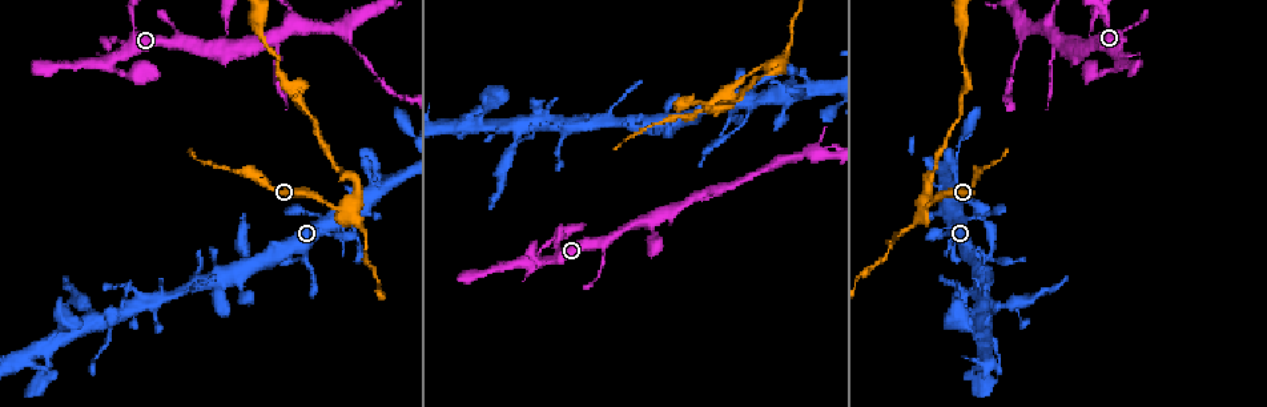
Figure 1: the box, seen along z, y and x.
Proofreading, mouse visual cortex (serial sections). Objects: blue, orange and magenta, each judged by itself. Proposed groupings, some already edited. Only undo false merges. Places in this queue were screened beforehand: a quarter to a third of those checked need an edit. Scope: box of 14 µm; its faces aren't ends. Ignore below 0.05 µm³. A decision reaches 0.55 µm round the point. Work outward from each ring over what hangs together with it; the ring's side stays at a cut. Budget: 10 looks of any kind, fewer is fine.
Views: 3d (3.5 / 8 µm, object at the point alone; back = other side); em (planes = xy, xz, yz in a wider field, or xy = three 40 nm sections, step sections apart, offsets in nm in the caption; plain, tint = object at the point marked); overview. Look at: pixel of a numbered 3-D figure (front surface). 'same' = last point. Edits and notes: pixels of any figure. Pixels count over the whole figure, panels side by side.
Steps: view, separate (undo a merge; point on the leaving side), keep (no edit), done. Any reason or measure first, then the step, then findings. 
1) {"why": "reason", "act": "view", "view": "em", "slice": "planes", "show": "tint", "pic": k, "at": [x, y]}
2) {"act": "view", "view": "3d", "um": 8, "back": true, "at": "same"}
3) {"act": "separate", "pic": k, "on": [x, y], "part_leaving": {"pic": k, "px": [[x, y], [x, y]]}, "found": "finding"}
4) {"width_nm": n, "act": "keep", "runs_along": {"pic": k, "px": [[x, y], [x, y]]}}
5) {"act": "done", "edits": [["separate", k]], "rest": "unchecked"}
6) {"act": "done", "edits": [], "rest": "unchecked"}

{"why": "branch point", "act": "view", "view": "3d", "um": 8, "pic": 1, "at": [341, 207]}

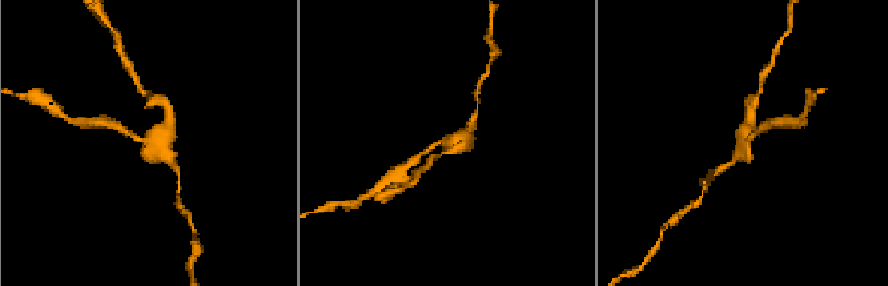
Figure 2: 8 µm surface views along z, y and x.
{"act": "view", "view": "em", "slice": "xy", "step": 5, "show": "tint", "pic": 2, "at": [744, 138]}

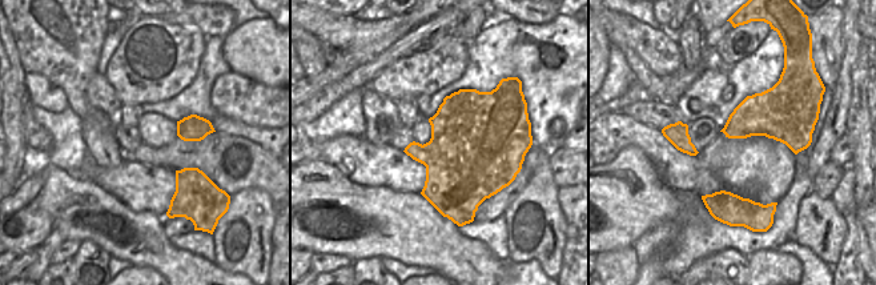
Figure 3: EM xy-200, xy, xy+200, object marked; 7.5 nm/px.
{"act": "separate", "pic": 2, "on": [161, 142], "part_leaving": {"pic": 2, "px": [[143, 141], [168, 125], [161, 103]]}, "found": "a second cell is stuck on"}

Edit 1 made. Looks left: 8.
{"act": "view", "view": "overview"}

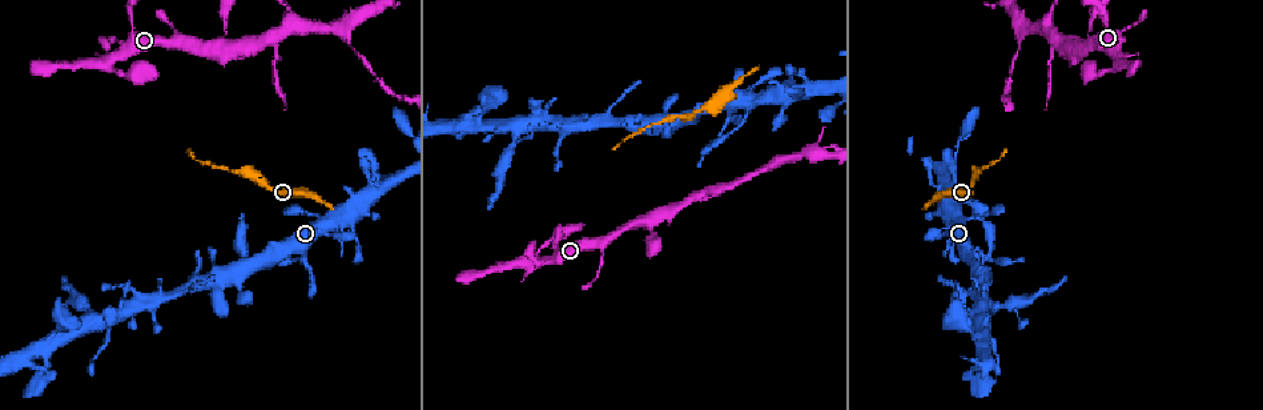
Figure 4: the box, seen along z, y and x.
{"why": "thick turns thin", "act": "view", "view": "3d", "um": 8, "pic": 4, "at": [714, 193]}

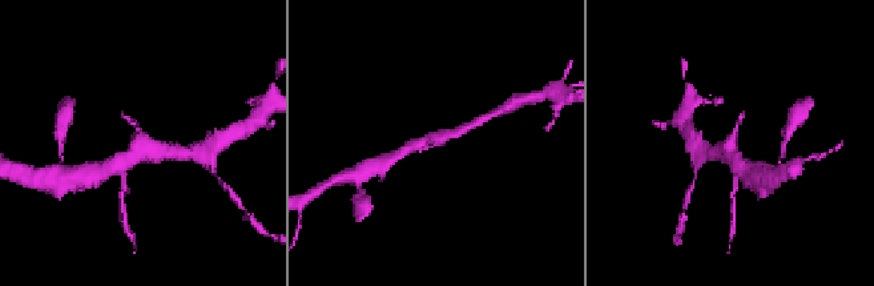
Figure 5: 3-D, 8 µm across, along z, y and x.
{"act": "view", "view": "em", "slice": "xy", "step": 5, "show": "tint", "pic": 5, "at": [729, 143]}

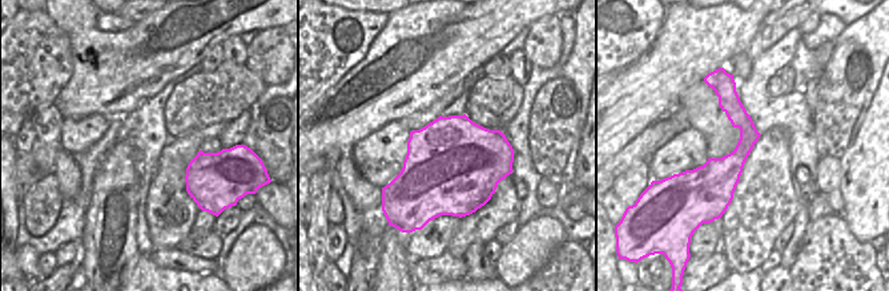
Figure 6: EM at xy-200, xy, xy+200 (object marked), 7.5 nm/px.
{"act": "keep", "runs_along": {"pic": 5, "px": [[112, 165], [143, 144], [137, 127], [123, 116]]}, "found": "continuous, no second cell"}

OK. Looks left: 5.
{"why": "sharp bend", "act": "view", "view": "3d", "um": 3.5, "pic": 4, "at": [540, 268]}

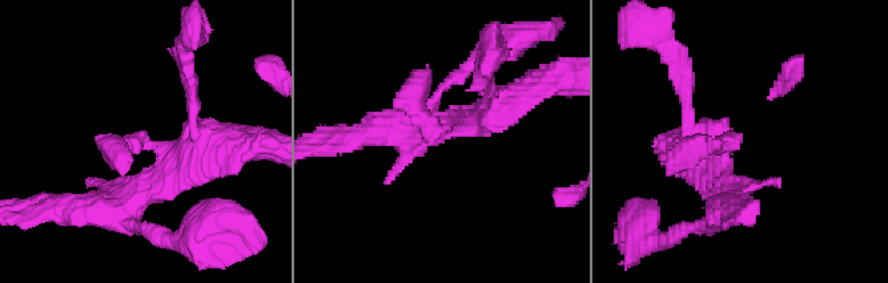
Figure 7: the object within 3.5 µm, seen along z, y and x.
{"why": "need the tissue", "act": "view", "view": "em", "slice": "xy", "step": 1, "show": "tint", "pic": 7, "at": [441, 140]}

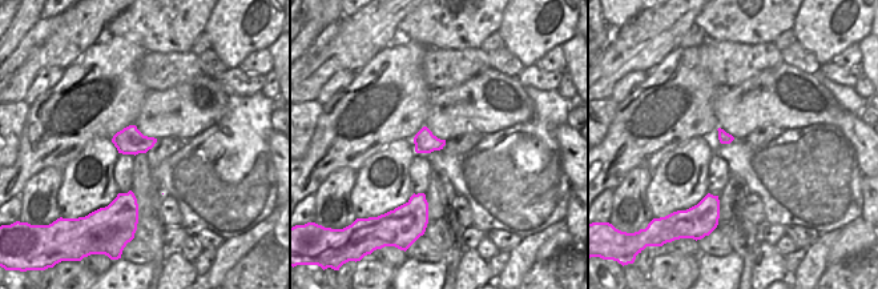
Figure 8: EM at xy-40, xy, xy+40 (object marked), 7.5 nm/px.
{"act": "keep", "runs_along": {"pic": 7, "px": [[225, 144], [131, 140], [123, 169]]}, "found": "continuous, no second cell"}

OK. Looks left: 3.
{"why": "branch point", "act": "view", "view": "3d", "um": 8, "pic": 4, "at": [609, 122]}

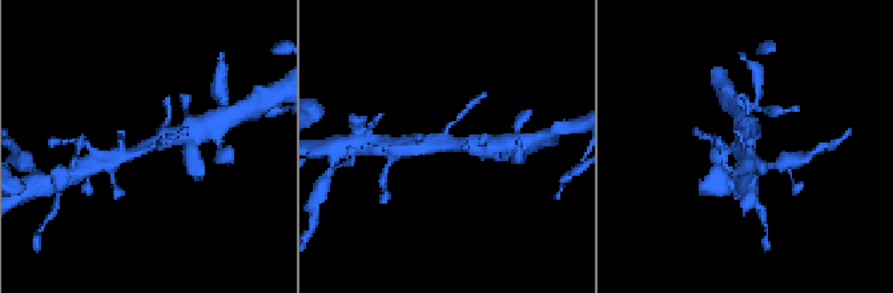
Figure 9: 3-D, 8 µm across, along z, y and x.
{"why": "shape alone is not enough", "act": "view", "view": "em", "slice": "xy", "step": 5, "show": "tint", "pic": 9, "at": [150, 147]}

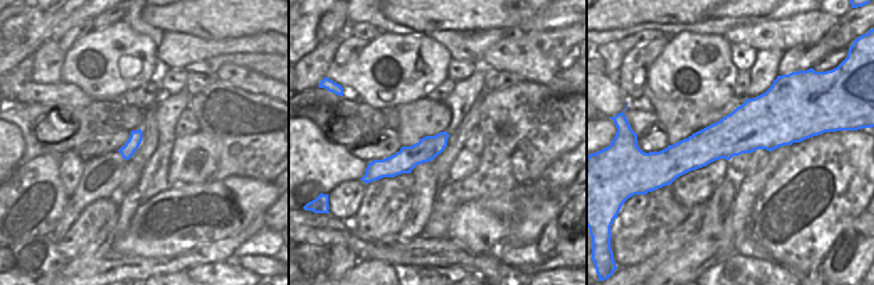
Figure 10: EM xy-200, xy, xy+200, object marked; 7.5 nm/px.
{"act": "keep", "found": "one cell here"}

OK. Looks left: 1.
{"act": "done", "edits": [["separate", 2]], "rest": "unchecked"}

